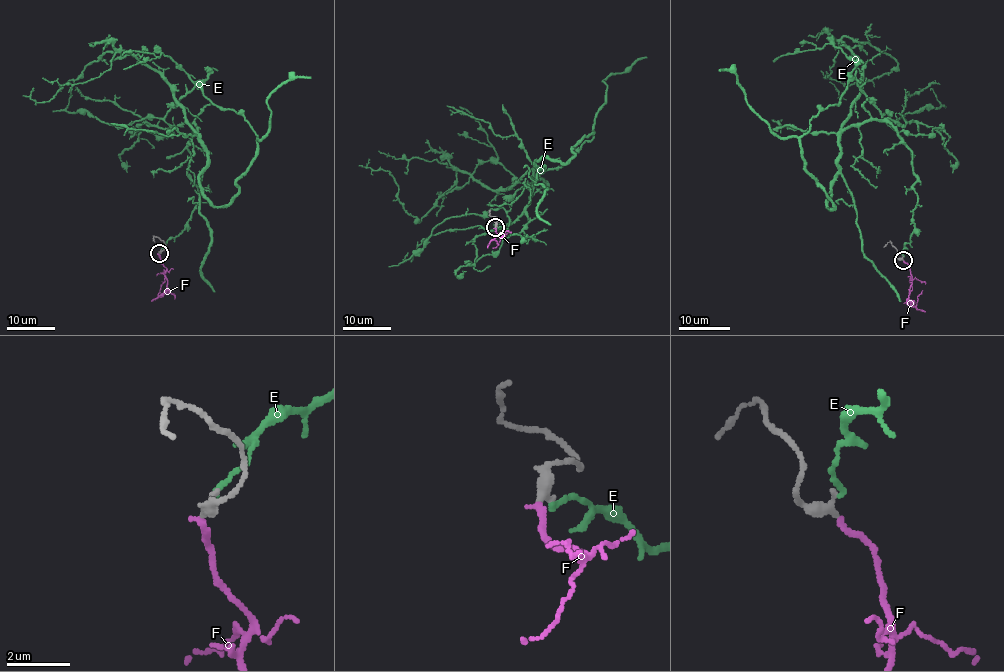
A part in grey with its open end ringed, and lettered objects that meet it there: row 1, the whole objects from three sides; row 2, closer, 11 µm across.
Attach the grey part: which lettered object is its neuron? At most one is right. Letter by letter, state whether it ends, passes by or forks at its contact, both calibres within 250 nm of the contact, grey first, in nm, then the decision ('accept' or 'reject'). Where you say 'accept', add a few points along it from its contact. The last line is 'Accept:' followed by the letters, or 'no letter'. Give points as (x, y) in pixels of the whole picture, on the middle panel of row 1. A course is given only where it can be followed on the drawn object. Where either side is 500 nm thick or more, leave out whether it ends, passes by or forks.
E: it ends; calibres 360 and 140 nm; reject
F: it ends; calibres 380 and 200 nm; accept; course (495, 228), (497, 234), (503, 232), (494, 240), (497, 245)
Accept: F

